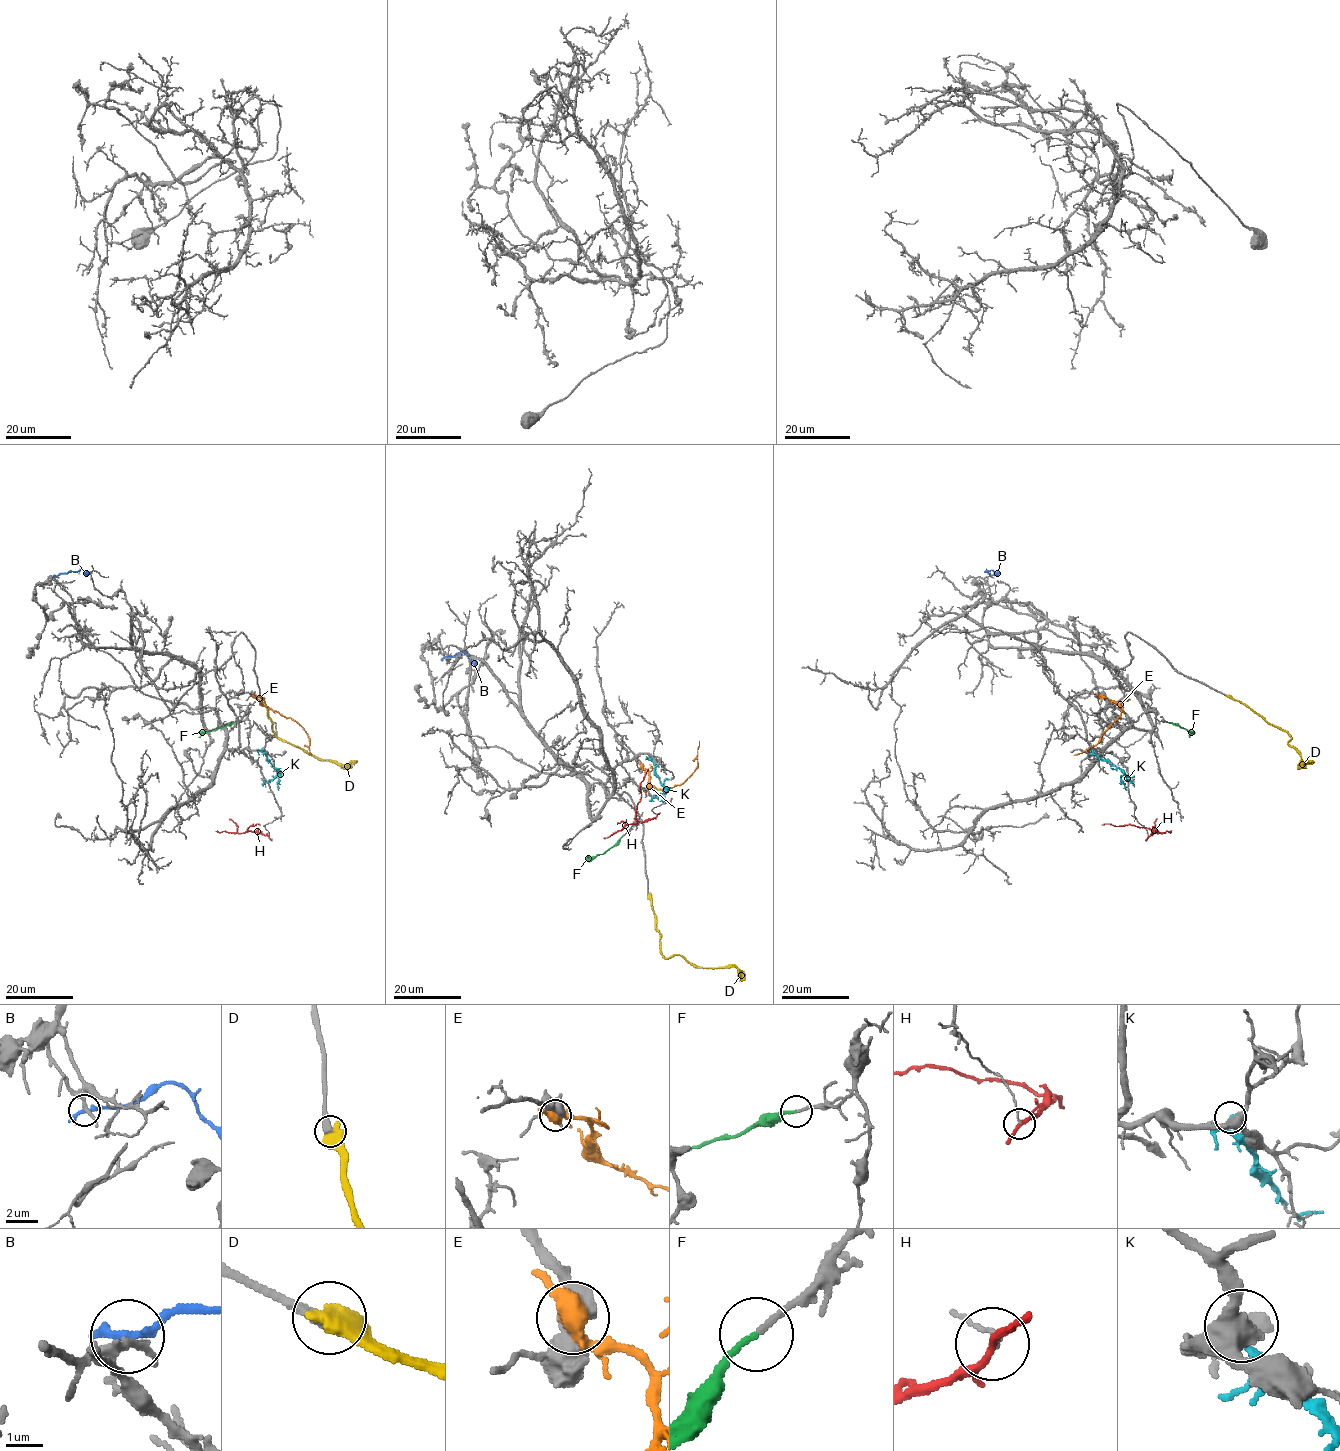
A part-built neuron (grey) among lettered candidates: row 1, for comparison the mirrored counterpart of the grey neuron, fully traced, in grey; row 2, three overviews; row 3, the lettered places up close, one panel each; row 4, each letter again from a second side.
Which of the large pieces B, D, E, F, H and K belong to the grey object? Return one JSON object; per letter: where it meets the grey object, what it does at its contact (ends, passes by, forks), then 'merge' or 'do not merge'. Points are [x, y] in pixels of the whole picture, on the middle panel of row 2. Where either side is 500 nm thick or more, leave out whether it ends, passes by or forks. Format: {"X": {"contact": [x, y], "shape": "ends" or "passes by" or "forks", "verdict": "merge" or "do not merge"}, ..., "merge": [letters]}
{"B": {"contact": [444, 657], "shape": "ends", "verdict": "do not merge"}, "D": {"contact": [648, 895], "verdict": "do not merge"}, "E": {"contact": [641, 766], "shape": "passes by", "verdict": "do not merge"}, "F": {"contact": [623, 835], "shape": "ends", "verdict": "merge"}, "H": {"contact": [656, 815], "shape": "passes by", "verdict": "do not merge"}, "K": {"contact": [649, 758], "shape": "passes by", "verdict": "do not merge"}, "merge": ["F"]}

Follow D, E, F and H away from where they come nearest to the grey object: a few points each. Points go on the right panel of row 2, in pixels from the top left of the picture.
D: (1228, 696), (1284, 730), (1290, 736), (1288, 743), (1300, 756), (1298, 765), (1313, 761)
E: (1099, 696), (1113, 700), (1122, 709), (1121, 715), (1099, 741), (1074, 755)
F: (1169, 722), (1187, 730), (1190, 733), (1189, 737)
H: (1148, 836), (1155, 831), (1133, 824), (1102, 824)

